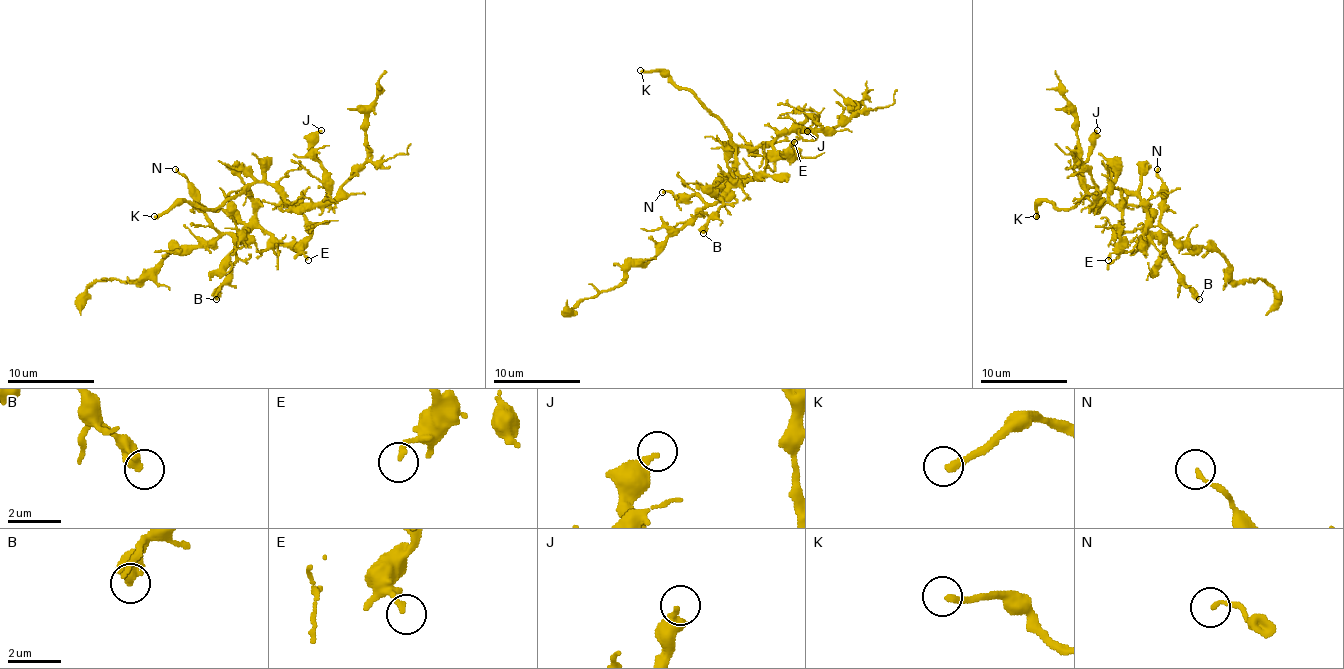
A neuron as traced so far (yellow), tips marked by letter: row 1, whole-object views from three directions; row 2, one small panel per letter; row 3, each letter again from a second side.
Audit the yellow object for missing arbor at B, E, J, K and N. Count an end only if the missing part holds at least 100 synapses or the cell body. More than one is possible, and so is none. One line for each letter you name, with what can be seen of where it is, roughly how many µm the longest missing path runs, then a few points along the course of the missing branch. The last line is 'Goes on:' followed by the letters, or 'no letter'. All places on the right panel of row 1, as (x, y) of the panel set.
K: place (1036, 216); missing 50 µm
Goes on: K

